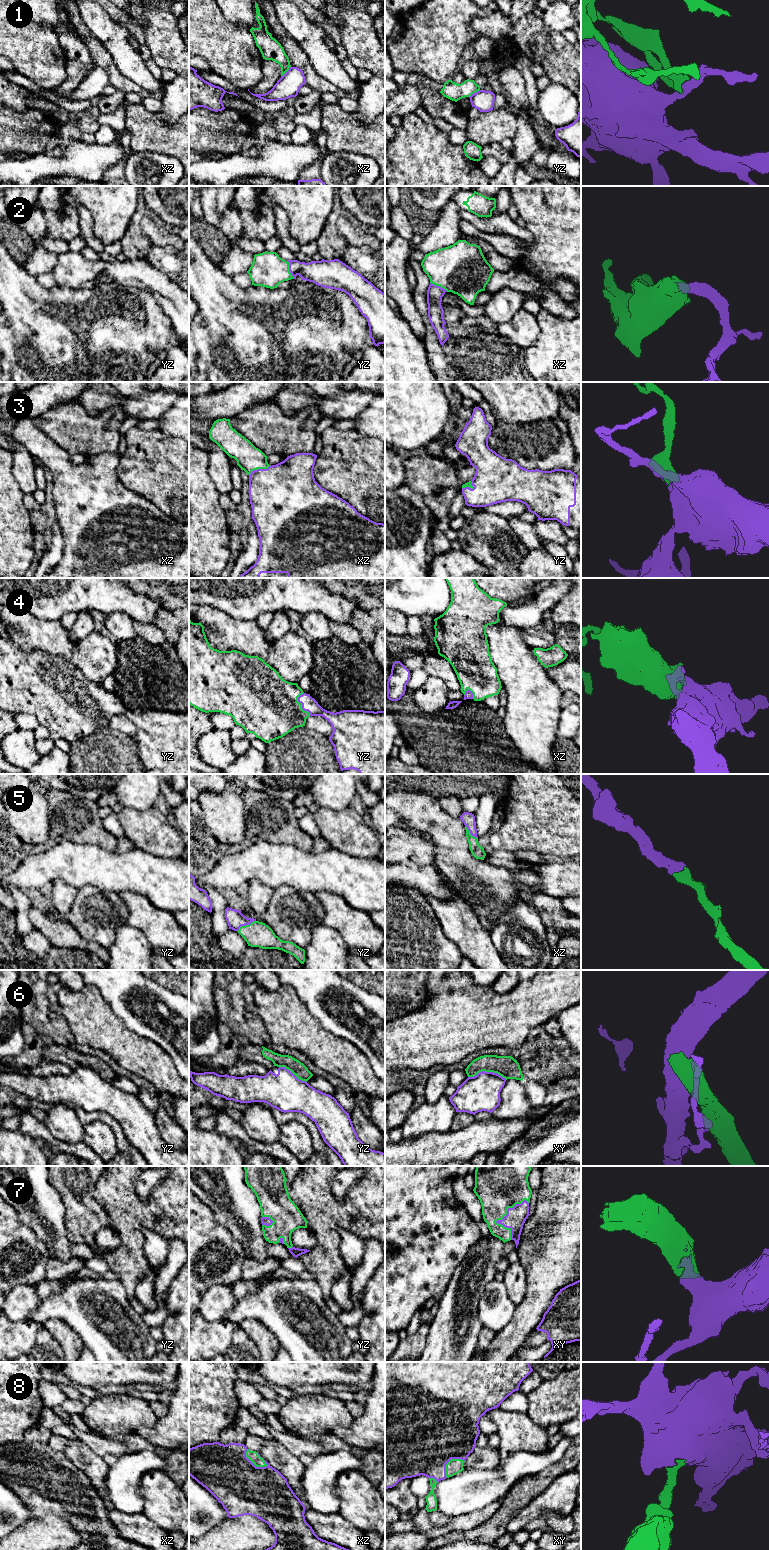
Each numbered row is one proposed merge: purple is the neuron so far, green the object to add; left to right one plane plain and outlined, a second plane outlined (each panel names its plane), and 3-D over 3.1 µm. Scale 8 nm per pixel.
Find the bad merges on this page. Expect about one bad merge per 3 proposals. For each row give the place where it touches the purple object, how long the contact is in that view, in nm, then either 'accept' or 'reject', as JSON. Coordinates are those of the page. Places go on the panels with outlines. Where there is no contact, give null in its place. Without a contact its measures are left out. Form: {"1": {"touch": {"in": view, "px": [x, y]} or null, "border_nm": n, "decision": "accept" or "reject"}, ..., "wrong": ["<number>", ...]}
{"1": {"touch": {"in": "xz", "px": [286, 72]}, "border_nm": 120, "decision": "reject"}, "2": {"touch": {"in": "yz", "px": [289, 270]}, "border_nm": 160, "decision": "accept"}, "3": {"touch": {"in": "xz", "px": [258, 469]}, "border_nm": 190, "decision": "accept"}, "4": {"touch": {"in": "yz", "px": [302, 705]}, "border_nm": 200, "decision": "accept"}, "5": {"touch": {"in": "yz", "px": [245, 924]}, "border_nm": 180, "decision": "accept"}, "6": {"touch": {"in": "xy", "px": [487, 1072]}, "border_nm": 320, "decision": "reject"}, "7": {"touch": {"in": "xy", "px": [503, 1218]}, "border_nm": 340, "decision": "accept"}, "8": {"touch": {"in": "xy", "px": [448, 1461]}, "border_nm": 200, "decision": "accept"}, "wrong": ["1", "6"]}

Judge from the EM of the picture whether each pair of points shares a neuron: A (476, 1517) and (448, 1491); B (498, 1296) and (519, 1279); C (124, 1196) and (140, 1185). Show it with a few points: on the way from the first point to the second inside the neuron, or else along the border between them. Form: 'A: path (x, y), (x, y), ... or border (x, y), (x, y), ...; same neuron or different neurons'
A: border (492, 1502), (480, 1509), (452, 1517); different neurons
B: border (503, 1281), (506, 1293), (515, 1305); different neurons
C: border (159, 1182), (146, 1200), (143, 1200), (135, 1191); different neurons

